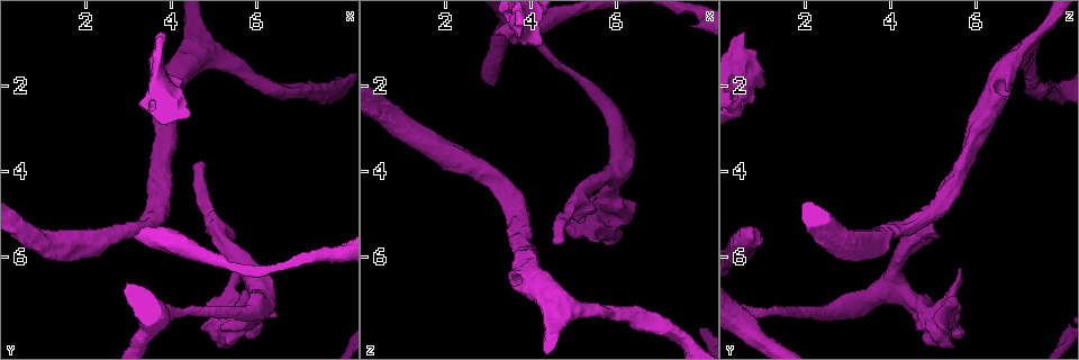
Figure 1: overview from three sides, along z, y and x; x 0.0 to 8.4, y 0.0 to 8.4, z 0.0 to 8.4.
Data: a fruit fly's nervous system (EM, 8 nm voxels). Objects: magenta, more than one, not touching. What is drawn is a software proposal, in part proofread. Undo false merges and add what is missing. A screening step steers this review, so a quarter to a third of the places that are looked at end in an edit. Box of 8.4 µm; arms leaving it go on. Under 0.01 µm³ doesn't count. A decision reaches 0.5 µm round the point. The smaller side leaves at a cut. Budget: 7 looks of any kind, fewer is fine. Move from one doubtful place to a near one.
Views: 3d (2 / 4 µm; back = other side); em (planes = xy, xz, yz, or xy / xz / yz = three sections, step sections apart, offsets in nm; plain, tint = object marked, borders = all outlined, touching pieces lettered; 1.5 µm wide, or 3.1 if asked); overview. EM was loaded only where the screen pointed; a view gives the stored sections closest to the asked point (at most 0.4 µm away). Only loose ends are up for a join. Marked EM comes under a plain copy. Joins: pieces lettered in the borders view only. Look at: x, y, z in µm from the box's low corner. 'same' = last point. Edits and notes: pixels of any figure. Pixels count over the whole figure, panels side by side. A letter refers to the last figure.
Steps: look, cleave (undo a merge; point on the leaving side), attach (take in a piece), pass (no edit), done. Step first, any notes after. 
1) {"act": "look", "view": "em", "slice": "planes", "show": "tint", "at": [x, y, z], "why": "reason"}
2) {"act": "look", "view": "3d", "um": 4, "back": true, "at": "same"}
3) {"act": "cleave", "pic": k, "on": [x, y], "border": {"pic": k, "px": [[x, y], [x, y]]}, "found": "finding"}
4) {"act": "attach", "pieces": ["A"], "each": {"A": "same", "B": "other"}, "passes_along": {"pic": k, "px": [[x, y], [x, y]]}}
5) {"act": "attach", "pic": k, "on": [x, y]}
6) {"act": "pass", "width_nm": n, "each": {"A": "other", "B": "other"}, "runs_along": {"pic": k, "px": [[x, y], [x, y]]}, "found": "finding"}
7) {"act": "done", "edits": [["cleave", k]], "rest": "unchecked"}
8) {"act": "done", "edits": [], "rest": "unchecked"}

{"act": "look", "view": "3d", "um": 2, "at": [3.85, 0.80, 0.60], "why": "an open end"}

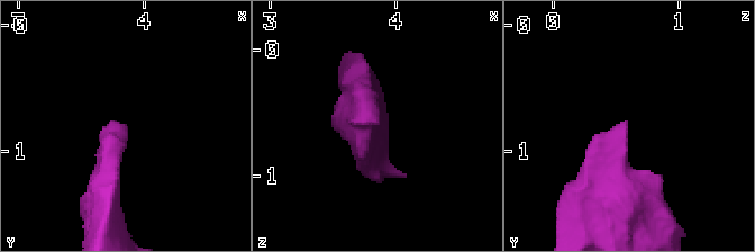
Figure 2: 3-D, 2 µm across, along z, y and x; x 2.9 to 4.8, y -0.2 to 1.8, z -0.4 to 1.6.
{"act": "look", "view": "em", "slice": "planes", "show": "borders", "at": [3.86, 0.82, 0.62]}

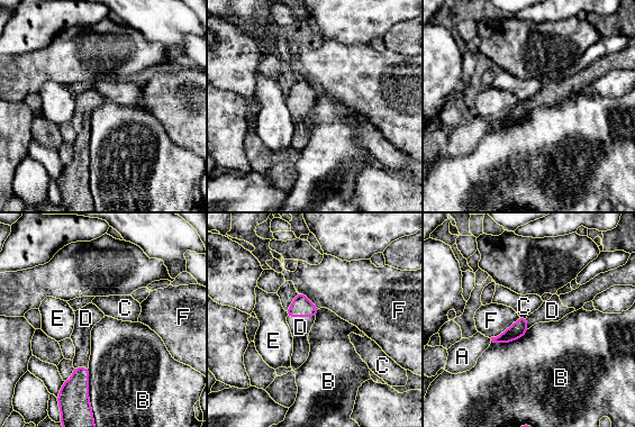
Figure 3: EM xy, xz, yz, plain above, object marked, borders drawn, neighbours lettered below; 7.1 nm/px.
{"act": "attach", "pieces": ["D"], "longest_contact_nm": ["B", 280], "each": {"A": "other", "B": "other", "C": "other", "D": "same", "E": "other", "F": "other"}, "found": "the neuron continues"}

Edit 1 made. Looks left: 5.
{"act": "look", "view": "em", "slice": "yz", "step": 4, "show": "borders", "at": [3.70, 2.10, 6.80], "why": "an open end"}

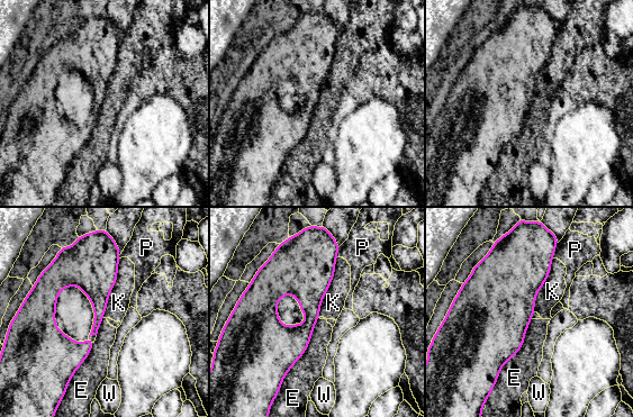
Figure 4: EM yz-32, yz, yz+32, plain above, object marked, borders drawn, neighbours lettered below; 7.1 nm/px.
{"act": "look", "view": "em", "slice": "planes", "show": "borders", "at": "same", "why": "another direction"}

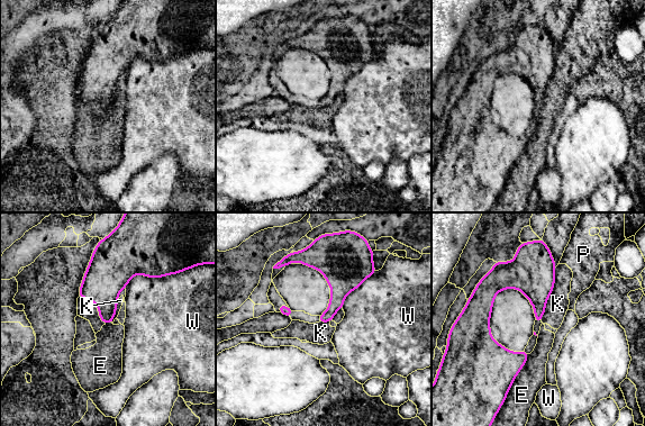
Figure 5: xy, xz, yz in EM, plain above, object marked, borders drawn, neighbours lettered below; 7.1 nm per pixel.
{"act": "pass", "longest_contact_nm": ["K", 400], "each": {"E": "other", "K": "other", "P": "other", "W": "other"}, "border": {"pic": 5, "px": [[556, 266], [553, 290], [541, 320]]}, "found": "none of them fits"}

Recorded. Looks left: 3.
{"act": "look", "view": "3d", "um": 2, "back": true, "at": [6.40, 7.40, 4.80], "why": "an open end"}

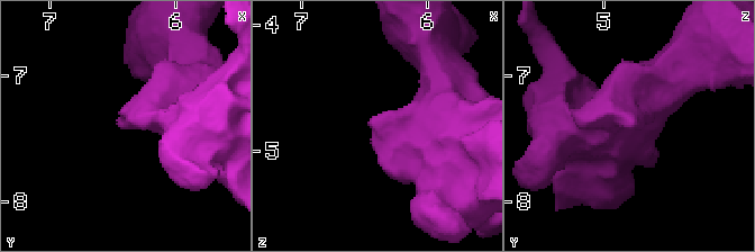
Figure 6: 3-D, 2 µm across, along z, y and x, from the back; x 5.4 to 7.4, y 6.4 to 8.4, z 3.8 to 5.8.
{"act": "look", "view": "em", "slice": "yz", "step": 8, "show": "tint", "at": [6.46, 7.40, 4.78]}

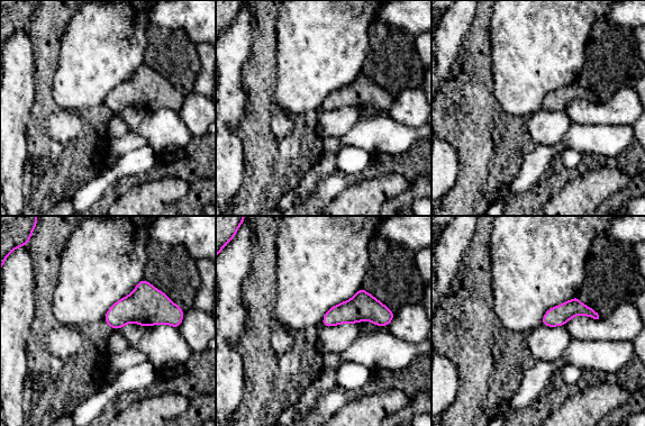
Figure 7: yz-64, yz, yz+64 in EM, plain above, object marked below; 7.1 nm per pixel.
{"act": "look", "view": "em", "slice": "yz", "step": 8, "show": "borders", "at": "same"}

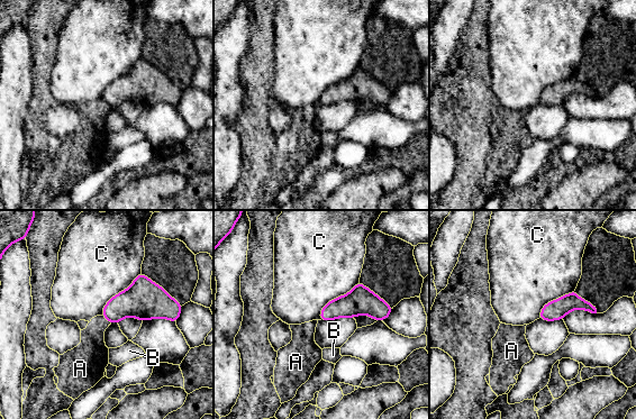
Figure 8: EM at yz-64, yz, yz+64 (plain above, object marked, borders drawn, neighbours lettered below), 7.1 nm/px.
{"act": "pass", "each": {"A": "other", "B": "other", "C": "other"}, "found": "none of them fits"}

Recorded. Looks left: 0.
{"act": "done", "edits": [["attach", 3]], "rest": "unchecked"}

